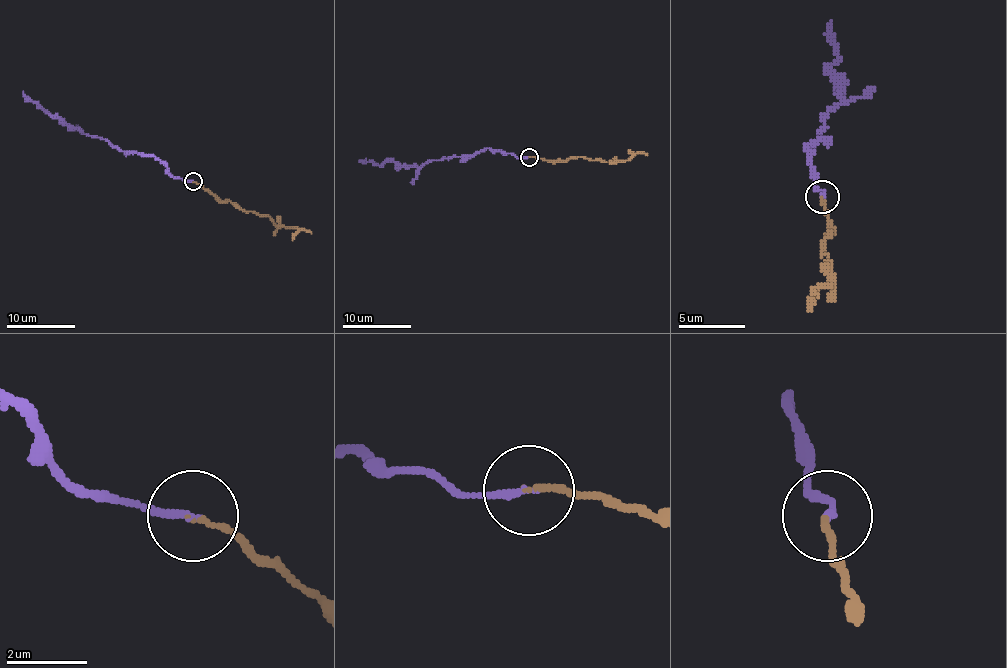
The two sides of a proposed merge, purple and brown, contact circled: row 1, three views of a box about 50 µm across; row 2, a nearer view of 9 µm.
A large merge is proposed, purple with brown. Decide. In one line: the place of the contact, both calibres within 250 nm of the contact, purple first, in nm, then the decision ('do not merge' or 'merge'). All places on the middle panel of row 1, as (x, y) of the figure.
place (529, 157); calibres 190 and 130 nm; merge

